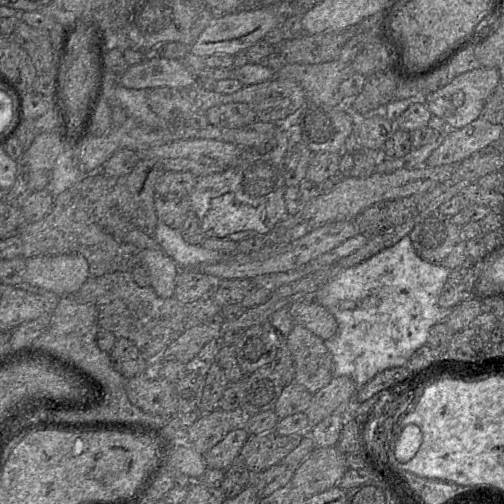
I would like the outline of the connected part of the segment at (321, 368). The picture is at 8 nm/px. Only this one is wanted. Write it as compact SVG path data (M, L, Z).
M294 324L286 338L286 346L294 362L293 382L311 394L331 382L333 358L323 340L300 324Z

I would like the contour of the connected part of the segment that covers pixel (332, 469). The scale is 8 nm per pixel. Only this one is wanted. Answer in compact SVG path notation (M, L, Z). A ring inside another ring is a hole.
M337 446L315 447L296 469L289 487L310 497L338 485L347 469L346 454Z

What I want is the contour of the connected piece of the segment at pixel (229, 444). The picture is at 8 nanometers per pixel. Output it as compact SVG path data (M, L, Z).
M244 427L231 430L220 442L203 455L207 468L225 471L238 456L241 448L249 437Z

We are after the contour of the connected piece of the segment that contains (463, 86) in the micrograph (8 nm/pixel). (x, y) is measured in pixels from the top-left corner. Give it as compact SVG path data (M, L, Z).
M479 67L456 75L447 85L423 97L431 115L442 118L448 129L461 129L480 117L480 113L492 91L500 81L497 69Z

